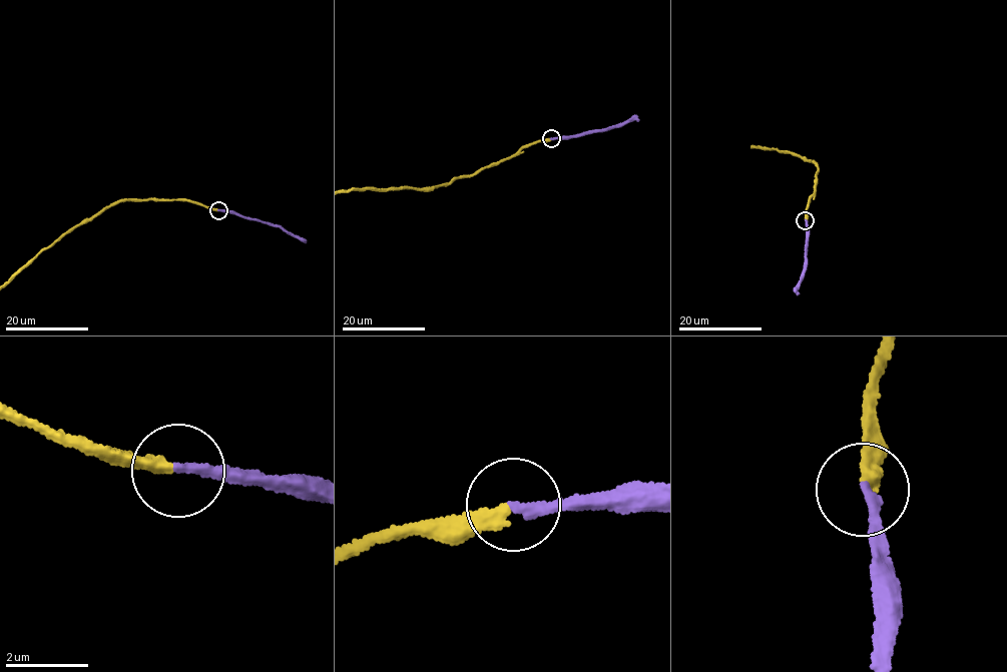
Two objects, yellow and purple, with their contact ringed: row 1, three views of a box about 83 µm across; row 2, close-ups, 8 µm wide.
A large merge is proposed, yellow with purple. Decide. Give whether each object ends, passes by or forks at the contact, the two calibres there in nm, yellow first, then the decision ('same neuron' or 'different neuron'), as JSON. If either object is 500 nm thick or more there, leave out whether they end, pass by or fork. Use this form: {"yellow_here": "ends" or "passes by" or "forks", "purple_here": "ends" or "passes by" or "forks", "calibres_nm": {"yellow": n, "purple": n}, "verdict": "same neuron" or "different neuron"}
{"yellow_here": "ends", "purple_here": "ends", "calibres_nm": {"yellow": 340, "purple": 240}, "verdict": "same neuron"}

